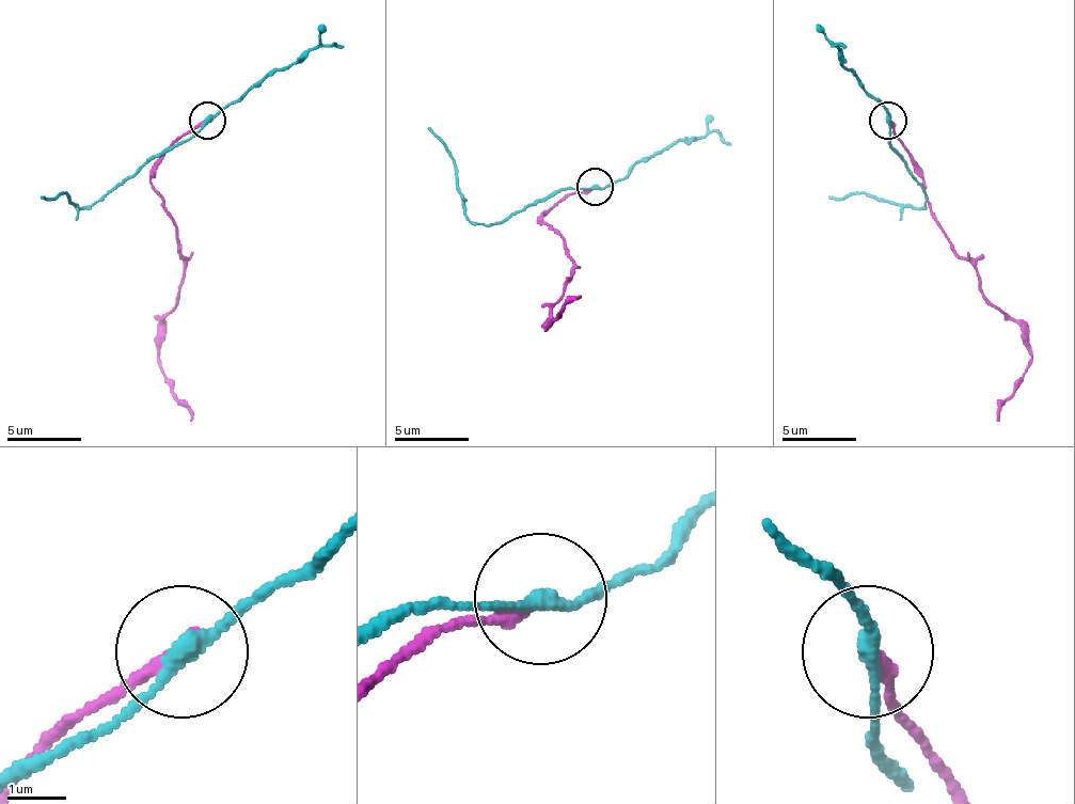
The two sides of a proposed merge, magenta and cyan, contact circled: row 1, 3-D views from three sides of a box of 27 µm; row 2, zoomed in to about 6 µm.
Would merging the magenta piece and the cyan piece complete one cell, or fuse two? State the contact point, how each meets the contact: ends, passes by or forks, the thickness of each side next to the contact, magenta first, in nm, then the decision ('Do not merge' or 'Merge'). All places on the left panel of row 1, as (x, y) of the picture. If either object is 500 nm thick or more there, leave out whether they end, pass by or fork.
Place: (207, 120). At the ring magenta ends. At the ring cyan passes by. Thickness 240 nm (magenta) against 240 nm. Do not merge

